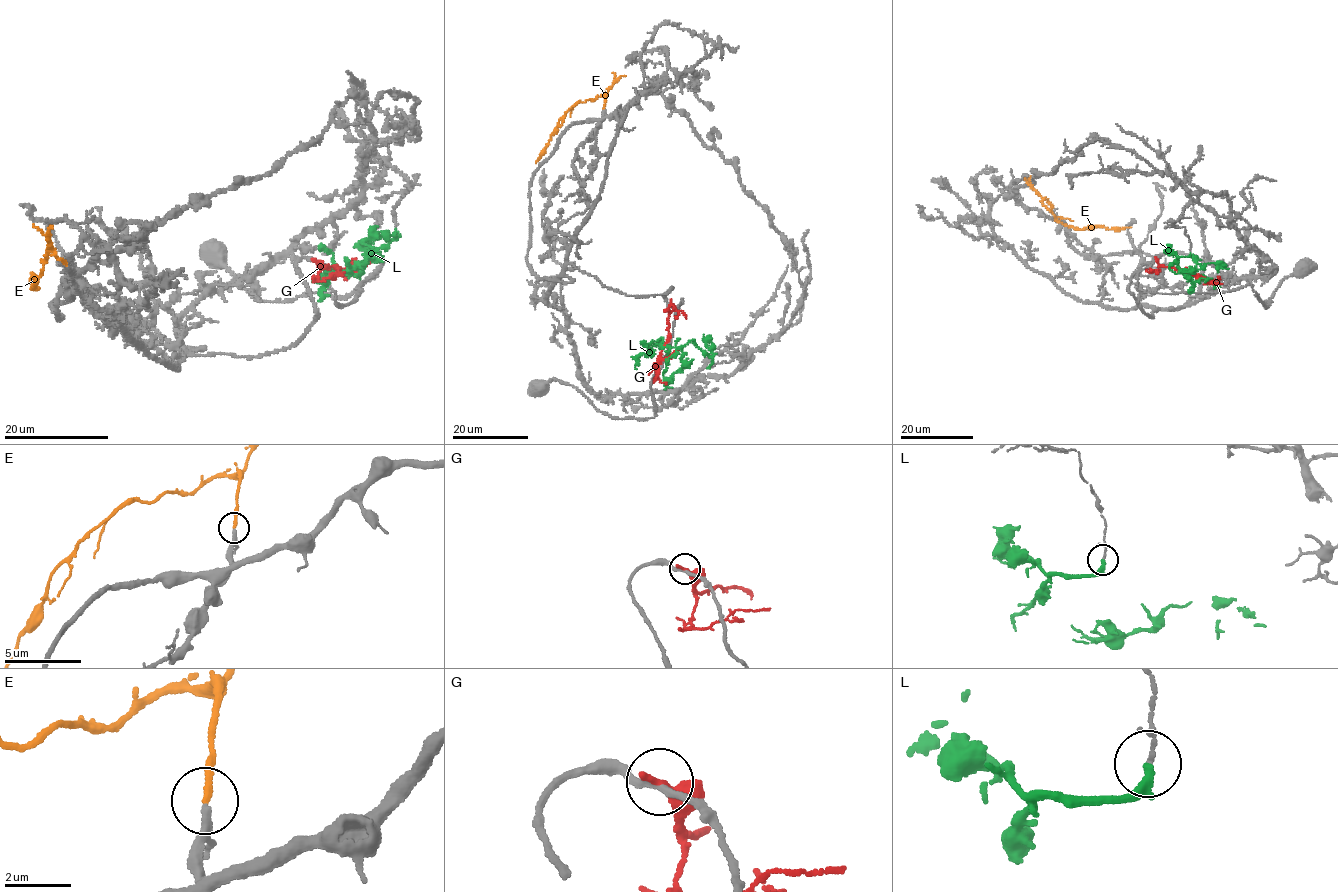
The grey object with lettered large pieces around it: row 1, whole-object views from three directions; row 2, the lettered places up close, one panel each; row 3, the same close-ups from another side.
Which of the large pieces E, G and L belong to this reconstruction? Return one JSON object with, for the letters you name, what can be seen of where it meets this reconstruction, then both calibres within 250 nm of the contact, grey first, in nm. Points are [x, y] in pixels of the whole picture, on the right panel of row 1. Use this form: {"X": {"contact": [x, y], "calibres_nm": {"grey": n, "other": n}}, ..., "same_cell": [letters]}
{"E": {"contact": [1050, 211], "calibres_nm": {"grey": 190, "other": 200}}, "same_cell": ["E"]}

